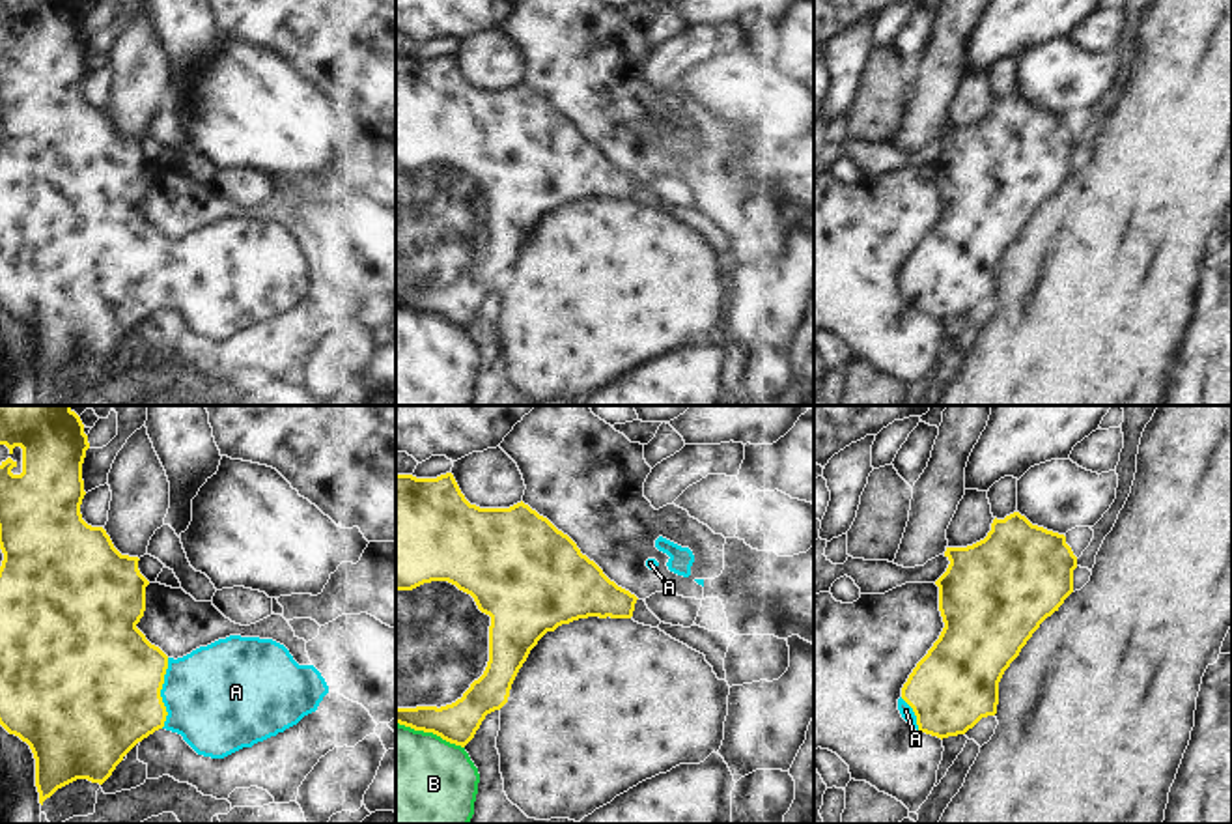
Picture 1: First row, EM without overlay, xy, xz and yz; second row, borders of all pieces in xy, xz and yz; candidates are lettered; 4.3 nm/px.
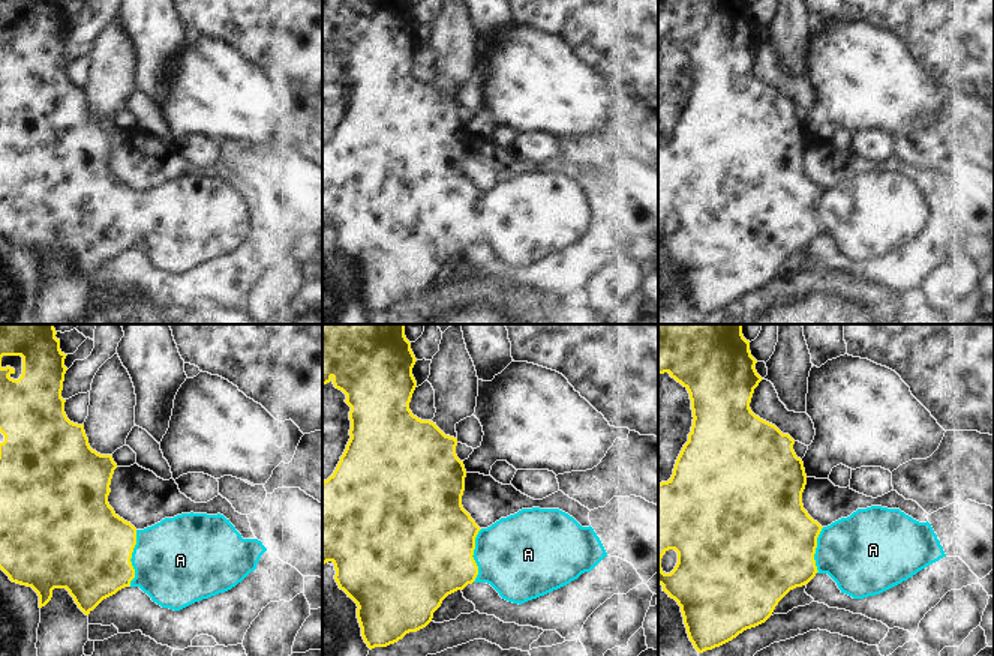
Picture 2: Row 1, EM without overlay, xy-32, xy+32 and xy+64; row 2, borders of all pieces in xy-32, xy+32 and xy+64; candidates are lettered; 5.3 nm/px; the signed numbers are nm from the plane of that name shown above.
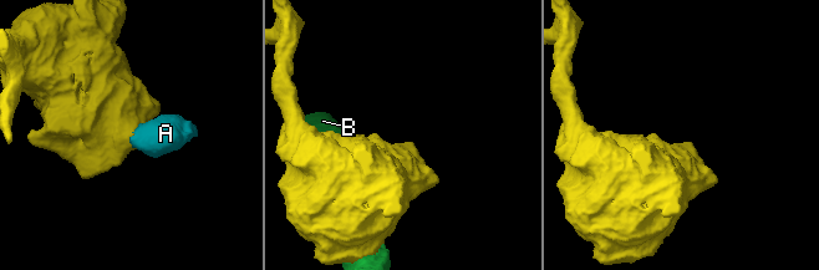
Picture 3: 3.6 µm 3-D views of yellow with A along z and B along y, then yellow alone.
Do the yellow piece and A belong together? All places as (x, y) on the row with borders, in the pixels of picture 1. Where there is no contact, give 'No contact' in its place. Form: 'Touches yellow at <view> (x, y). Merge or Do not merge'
Touches yellow at xy (159, 694). Merge.

